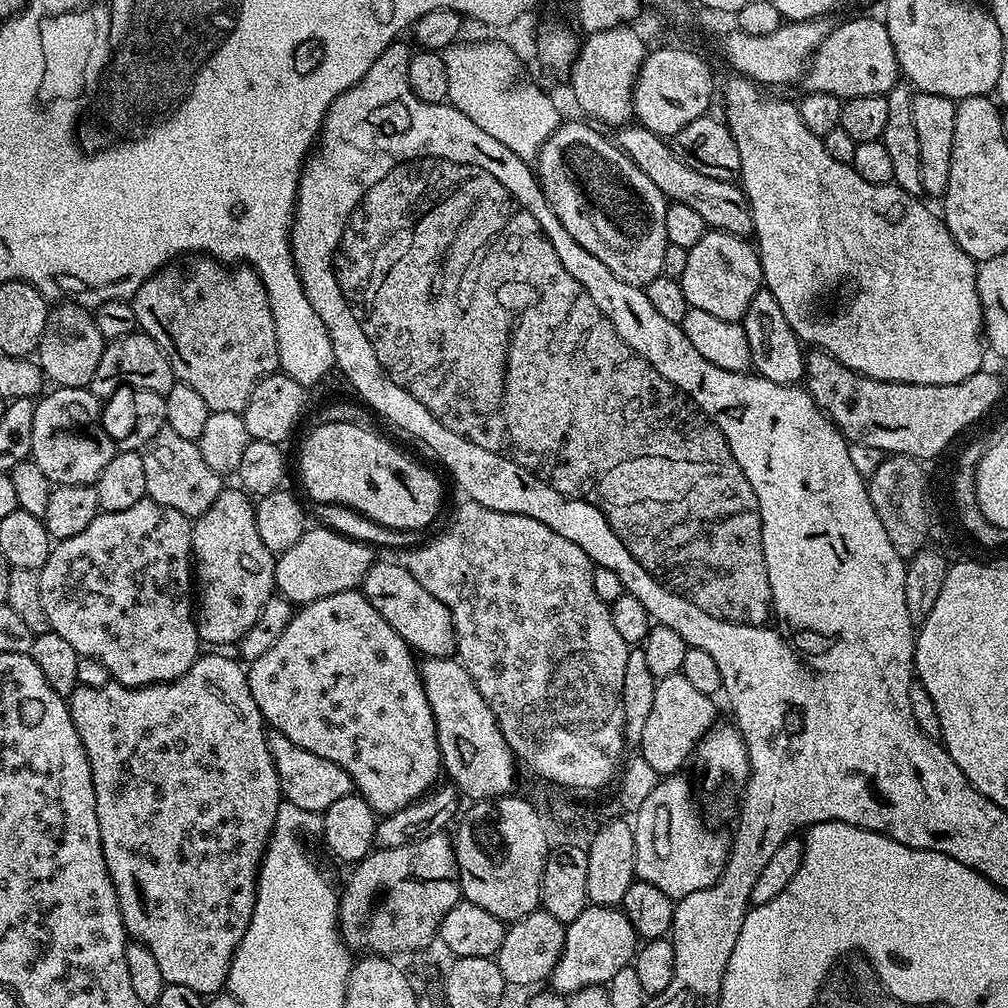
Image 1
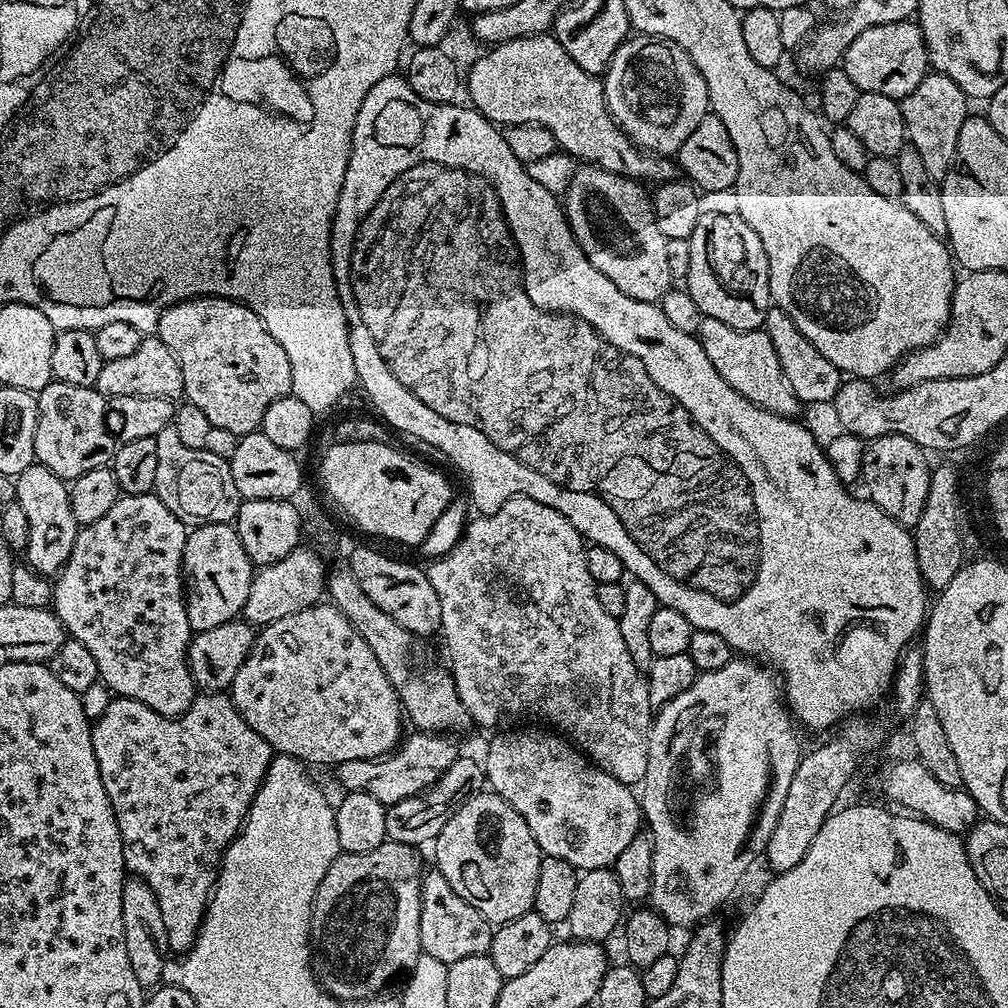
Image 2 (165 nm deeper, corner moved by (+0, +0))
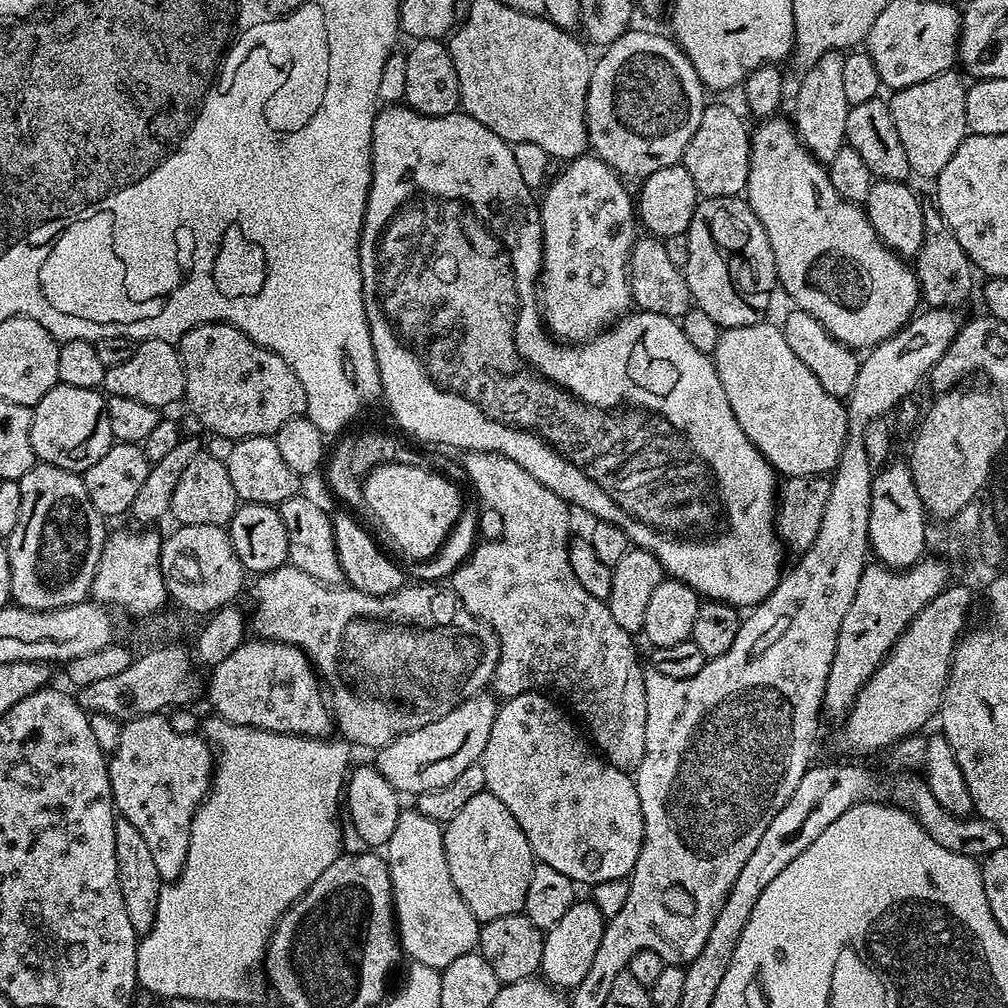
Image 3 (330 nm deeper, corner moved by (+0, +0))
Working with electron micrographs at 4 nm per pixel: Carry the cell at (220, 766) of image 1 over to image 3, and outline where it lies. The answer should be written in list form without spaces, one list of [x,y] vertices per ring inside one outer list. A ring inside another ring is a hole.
[[[167,715],[139,716],[123,725],[118,746],[110,754],[108,773],[112,787],[112,803],[119,819],[131,822],[142,833],[146,846],[150,846],[150,855],[158,865],[161,881],[171,882],[180,877],[186,866],[192,819],[212,786],[214,753],[203,735],[179,732],[164,716]]]

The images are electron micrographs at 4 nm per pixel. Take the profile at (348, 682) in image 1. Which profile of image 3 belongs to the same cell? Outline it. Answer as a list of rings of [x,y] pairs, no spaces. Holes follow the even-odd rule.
[[[259,638],[245,639],[243,644],[222,662],[211,669],[212,677],[206,680],[206,700],[212,703],[211,711],[231,724],[247,728],[261,728],[267,732],[291,732],[294,736],[328,738],[333,735],[334,721],[328,707],[322,681],[316,675],[311,660],[302,649],[293,644]]]

